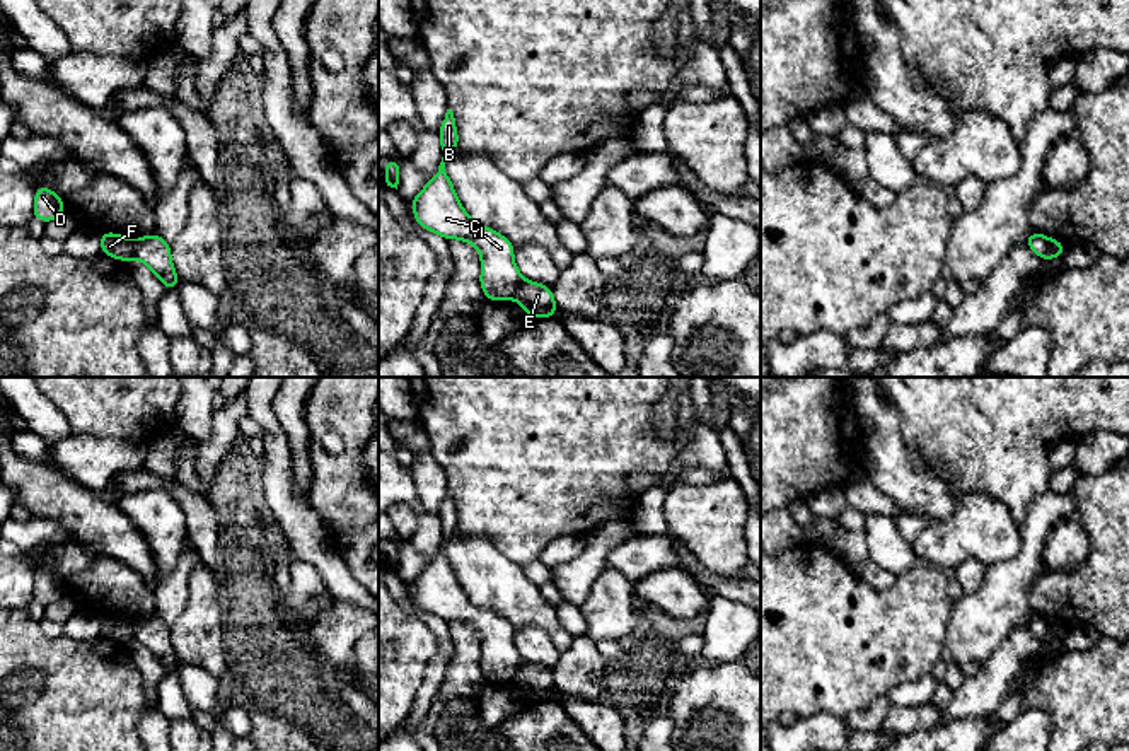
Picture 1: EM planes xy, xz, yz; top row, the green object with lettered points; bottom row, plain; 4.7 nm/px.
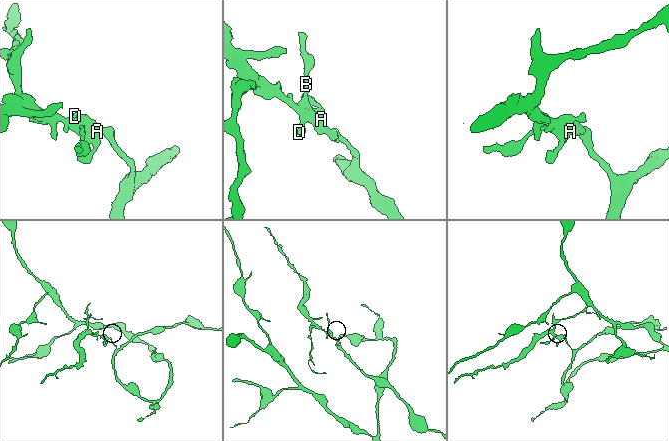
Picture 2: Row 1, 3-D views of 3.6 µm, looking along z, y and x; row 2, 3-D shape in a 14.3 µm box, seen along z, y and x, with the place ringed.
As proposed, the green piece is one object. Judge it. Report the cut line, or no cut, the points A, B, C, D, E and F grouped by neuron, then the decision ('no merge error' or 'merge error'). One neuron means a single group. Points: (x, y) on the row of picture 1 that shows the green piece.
cut xz (522, 279), (512, 297); groups A B C D F / E; merge error

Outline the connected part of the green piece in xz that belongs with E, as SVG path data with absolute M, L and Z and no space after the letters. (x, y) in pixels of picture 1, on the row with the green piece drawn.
M522 280L513 299L525 309L530 319L553 317L558 314L553 288L537 282Z

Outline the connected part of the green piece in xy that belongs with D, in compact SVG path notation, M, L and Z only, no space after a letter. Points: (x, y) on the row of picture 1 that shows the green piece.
M44 184L36 188L32 217L48 224L48 222L61 217L63 213L67 213L67 212L65 212L65 205L63 205L61 196L55 195Z

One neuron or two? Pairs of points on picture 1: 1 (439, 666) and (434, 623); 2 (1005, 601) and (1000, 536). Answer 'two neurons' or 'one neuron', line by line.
1: one neuron
2: two neurons

